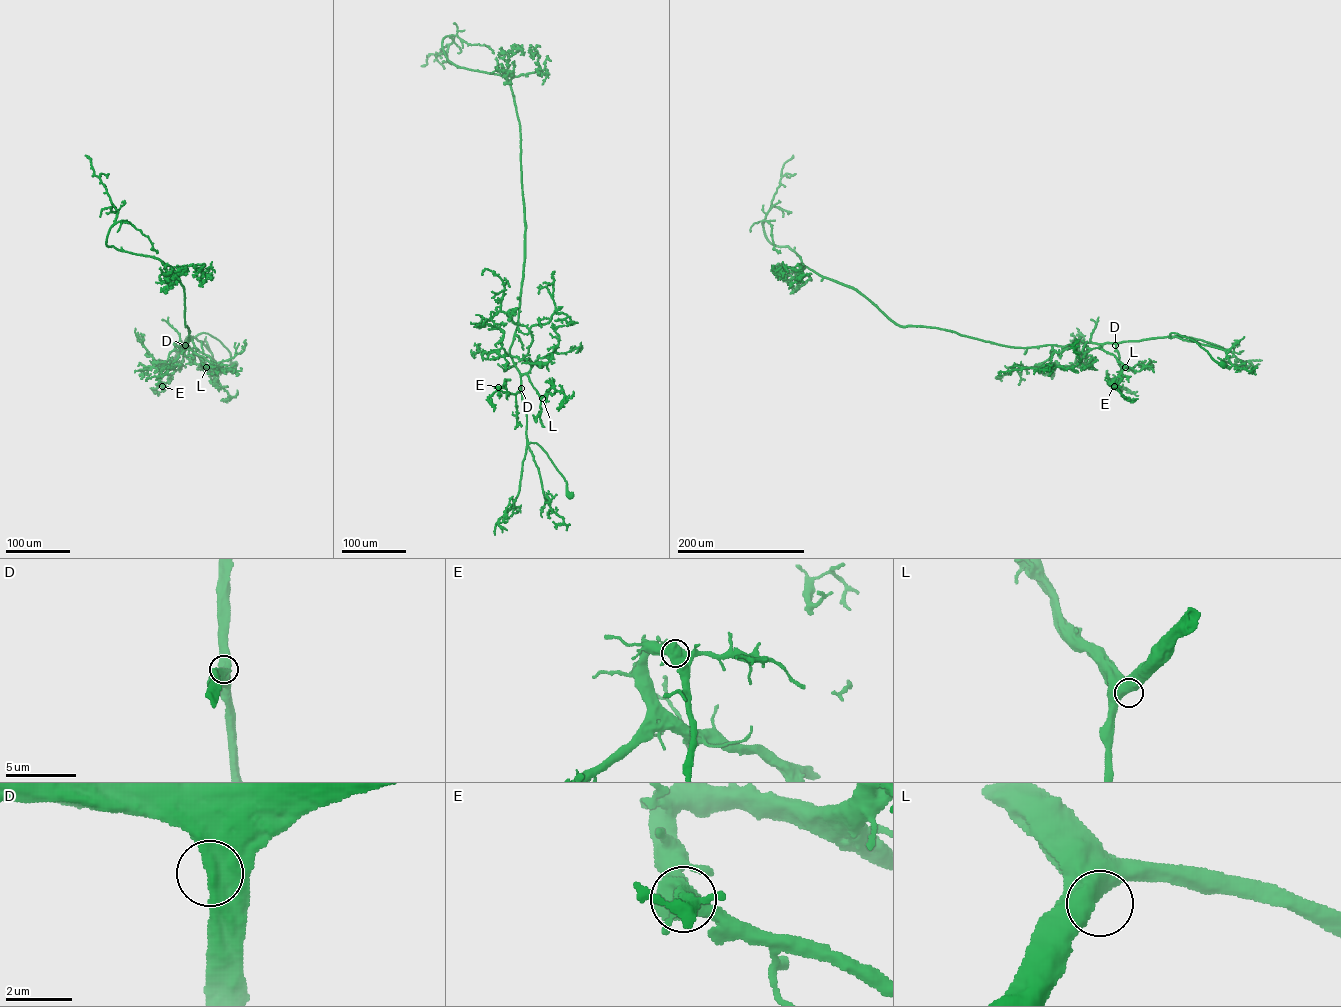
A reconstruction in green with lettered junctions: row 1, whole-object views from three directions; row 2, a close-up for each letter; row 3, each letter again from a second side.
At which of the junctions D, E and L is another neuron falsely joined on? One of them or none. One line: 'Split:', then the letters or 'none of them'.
Split: none of them

